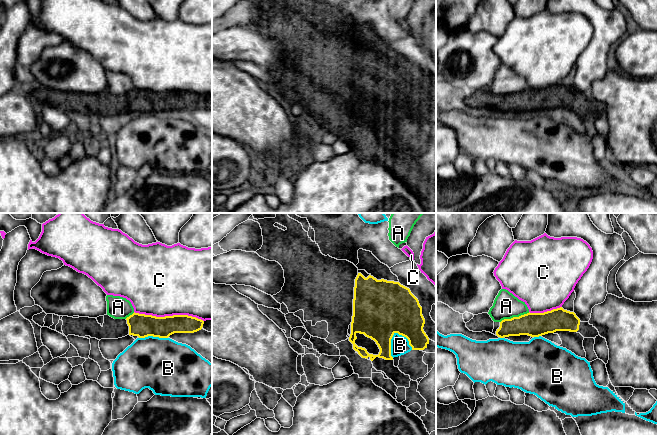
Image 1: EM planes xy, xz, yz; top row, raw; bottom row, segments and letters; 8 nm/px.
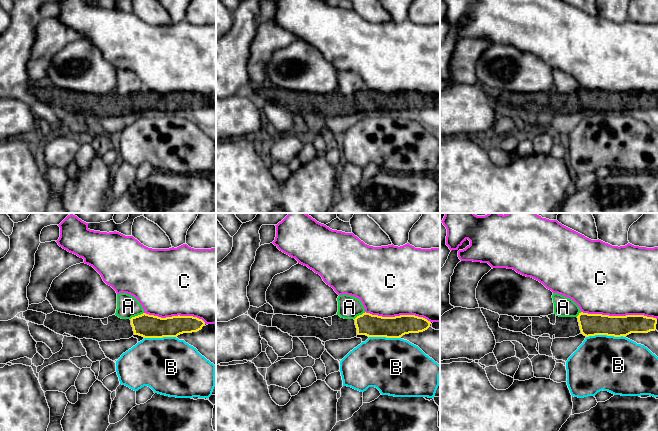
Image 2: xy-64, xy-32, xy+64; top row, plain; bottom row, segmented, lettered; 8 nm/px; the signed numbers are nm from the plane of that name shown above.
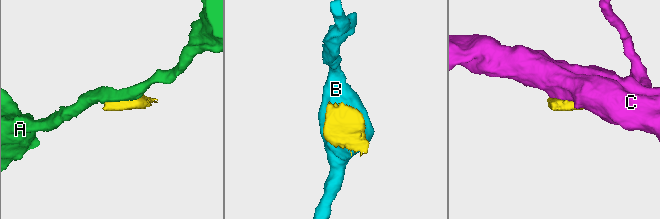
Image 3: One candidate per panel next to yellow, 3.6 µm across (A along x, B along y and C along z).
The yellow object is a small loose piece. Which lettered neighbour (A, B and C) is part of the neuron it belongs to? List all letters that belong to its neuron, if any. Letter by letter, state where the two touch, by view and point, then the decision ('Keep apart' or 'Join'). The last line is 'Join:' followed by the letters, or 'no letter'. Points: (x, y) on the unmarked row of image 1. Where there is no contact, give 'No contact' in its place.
A: Touches yellow at yz (514, 93). Keep apart
B: Touches yellow at xz (390, 120). Keep apart
C: Touches yellow at xy (169, 92). Keep apart
Join: no letter

